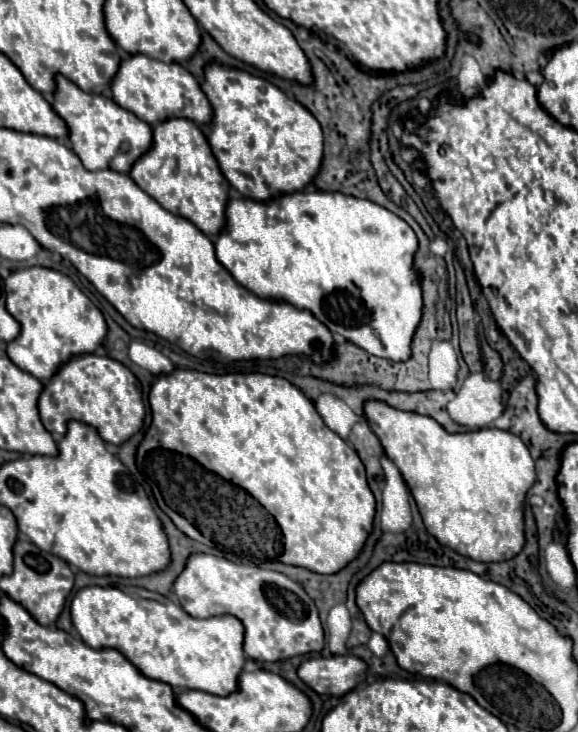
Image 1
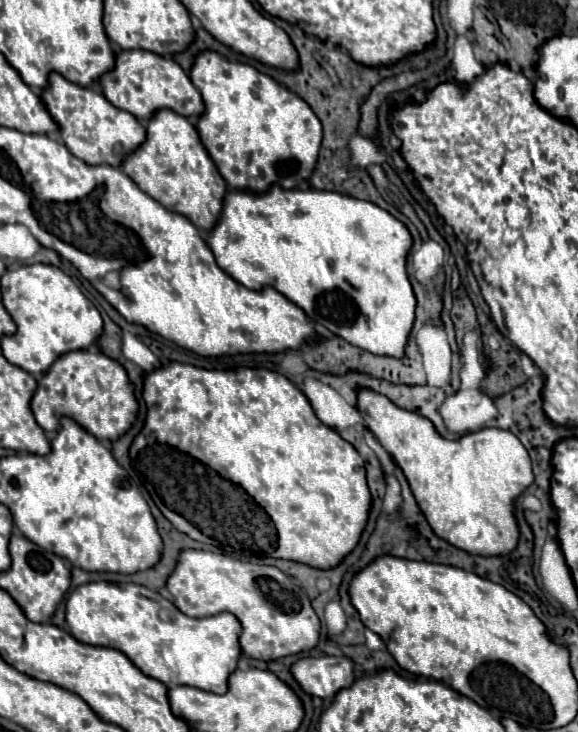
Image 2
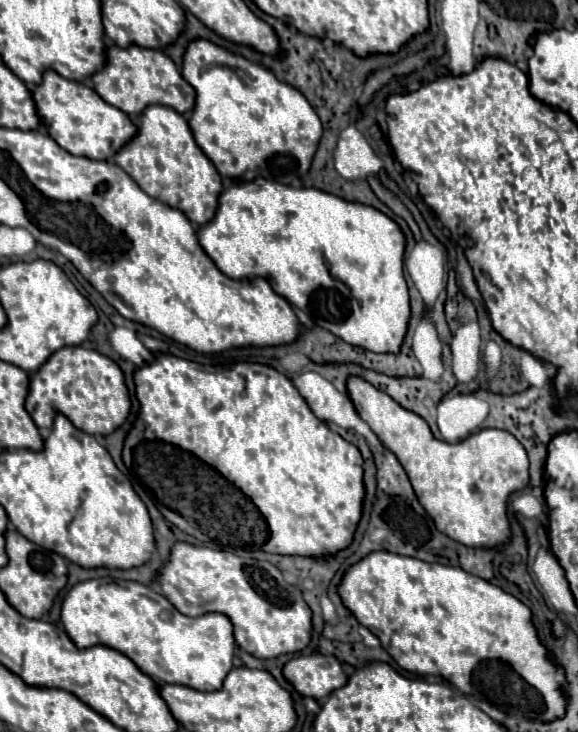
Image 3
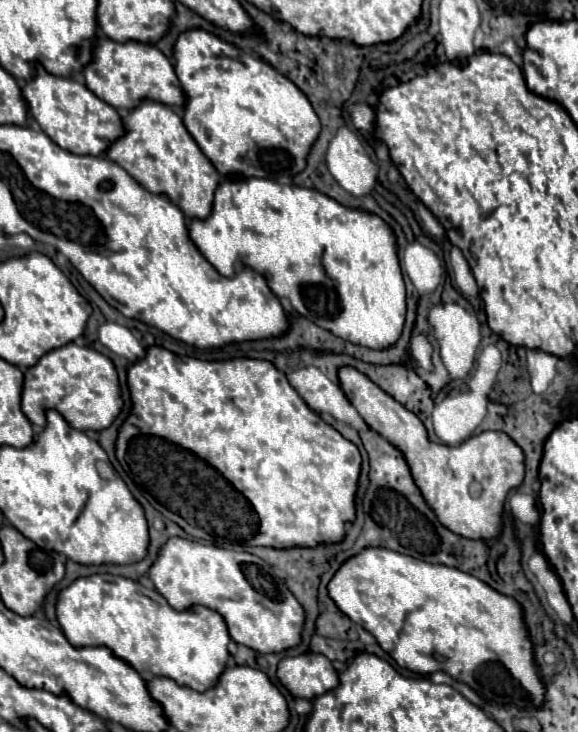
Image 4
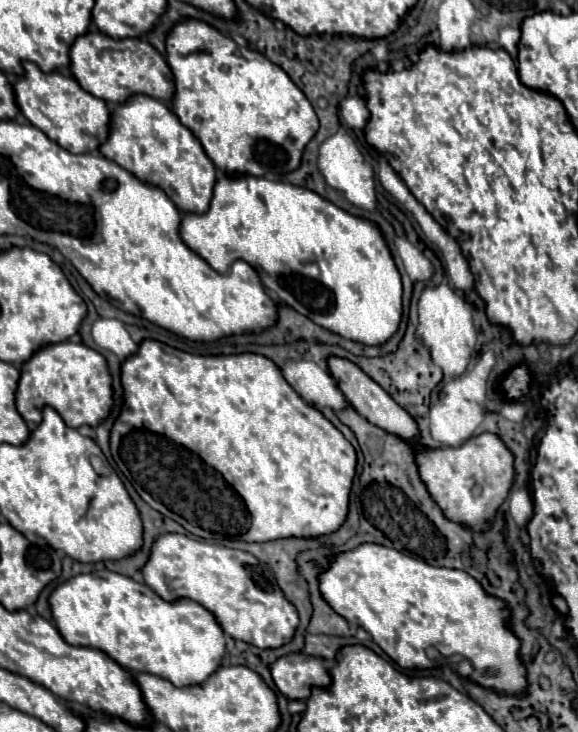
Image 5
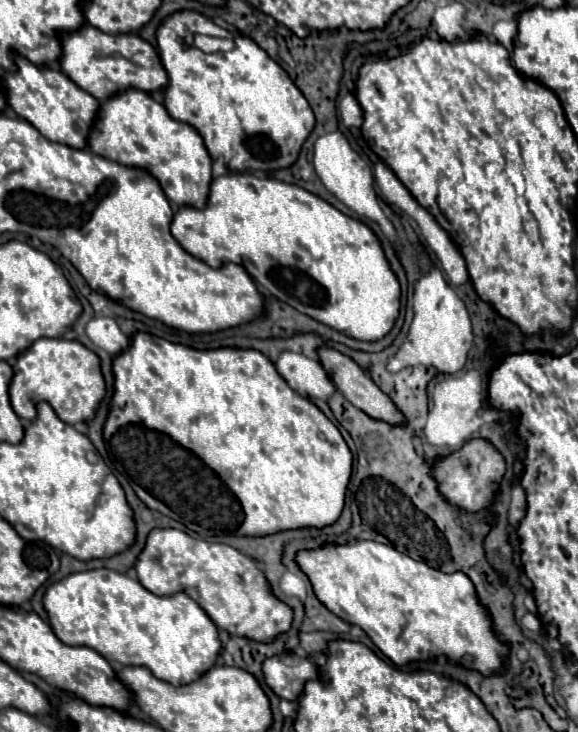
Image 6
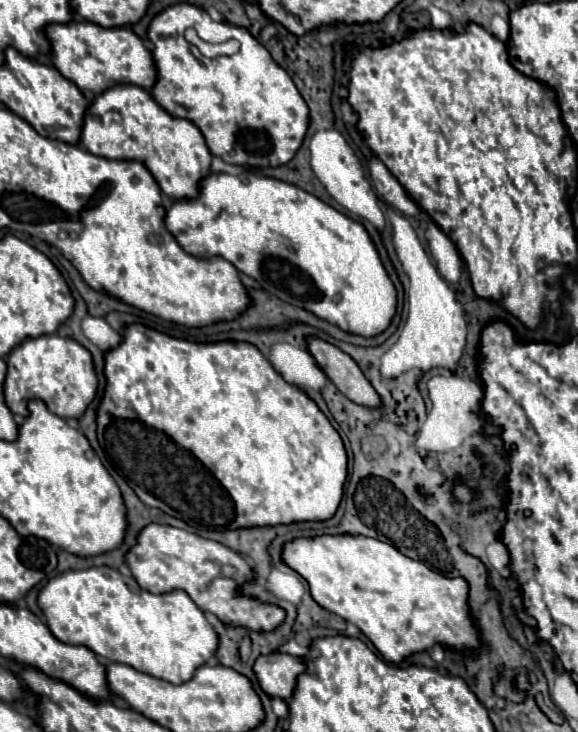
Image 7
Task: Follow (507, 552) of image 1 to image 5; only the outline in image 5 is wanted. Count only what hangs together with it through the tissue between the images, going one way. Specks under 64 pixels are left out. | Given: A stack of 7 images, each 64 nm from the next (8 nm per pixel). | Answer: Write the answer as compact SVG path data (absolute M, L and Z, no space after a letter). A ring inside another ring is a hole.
M330 356L328 358L328 370L332 374L332 378L336 380L340 392L346 396L346 400L372 424L392 432L392 434L398 434L400 438L408 440L408 442L414 442L418 438L418 426L414 422L414 418L404 410L400 408L374 380L370 380L370 376L366 376L354 362L346 360L346 358L340 358L340 356ZM494 434L474 436L458 448L418 450L416 462L420 468L420 478L426 482L428 492L444 510L446 518L472 530L488 528L488 522L508 496L514 478L514 456Z

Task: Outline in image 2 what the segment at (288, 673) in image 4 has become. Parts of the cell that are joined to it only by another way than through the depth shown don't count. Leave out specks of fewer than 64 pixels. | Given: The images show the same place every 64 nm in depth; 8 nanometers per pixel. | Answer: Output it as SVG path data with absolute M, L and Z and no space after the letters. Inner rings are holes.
M308 656L308 658L300 658L292 664L290 672L306 694L318 696L318 698L332 698L338 690L348 688L354 682L352 662L346 656L316 656L316 658Z

